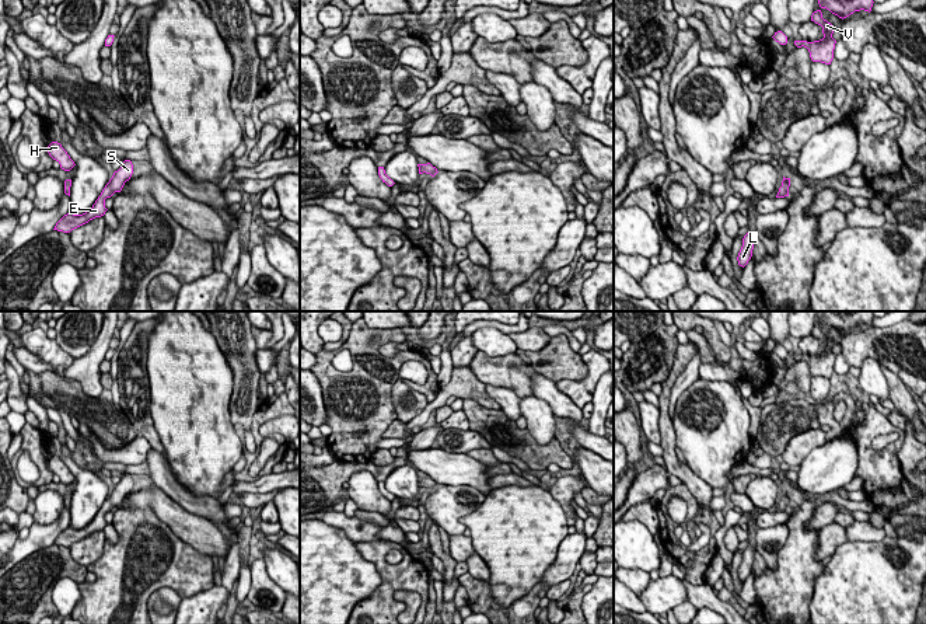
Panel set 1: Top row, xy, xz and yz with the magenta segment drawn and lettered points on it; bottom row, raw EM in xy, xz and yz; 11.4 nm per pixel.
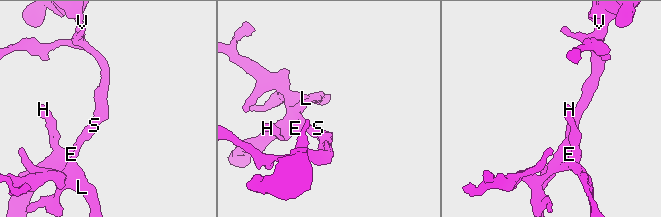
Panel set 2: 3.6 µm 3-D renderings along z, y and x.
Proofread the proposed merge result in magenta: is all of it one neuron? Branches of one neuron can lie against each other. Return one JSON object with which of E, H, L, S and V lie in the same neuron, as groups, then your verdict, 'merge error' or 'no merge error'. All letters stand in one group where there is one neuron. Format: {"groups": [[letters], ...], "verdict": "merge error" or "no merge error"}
{"groups": [["E", "H", "L", "S", "V"]], "verdict": "no merge error"}

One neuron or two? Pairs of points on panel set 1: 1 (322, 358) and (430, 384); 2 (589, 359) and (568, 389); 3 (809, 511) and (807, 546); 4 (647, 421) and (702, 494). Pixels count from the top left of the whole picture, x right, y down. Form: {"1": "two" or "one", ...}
{"1": "one", "2": "one", "3": "one", "4": "two"}

